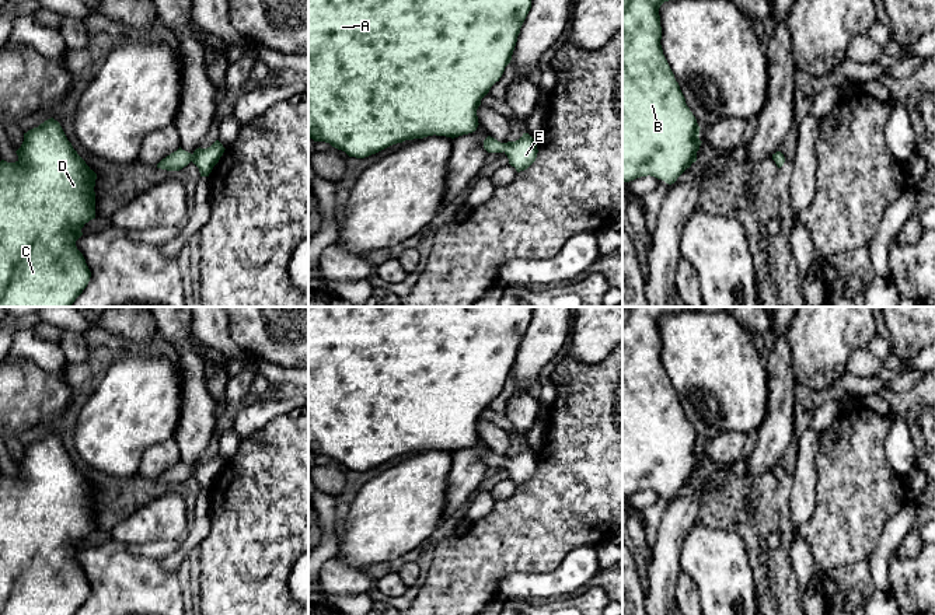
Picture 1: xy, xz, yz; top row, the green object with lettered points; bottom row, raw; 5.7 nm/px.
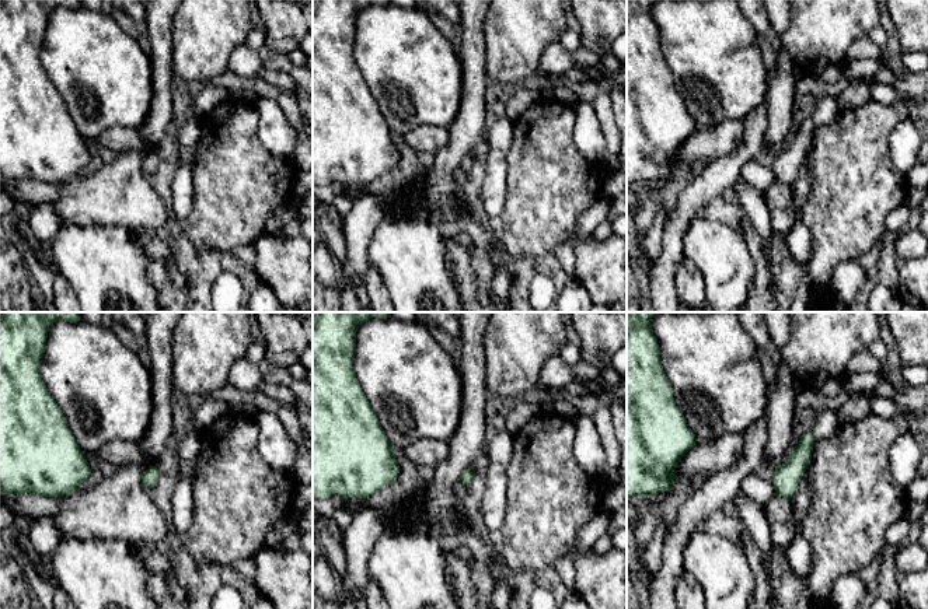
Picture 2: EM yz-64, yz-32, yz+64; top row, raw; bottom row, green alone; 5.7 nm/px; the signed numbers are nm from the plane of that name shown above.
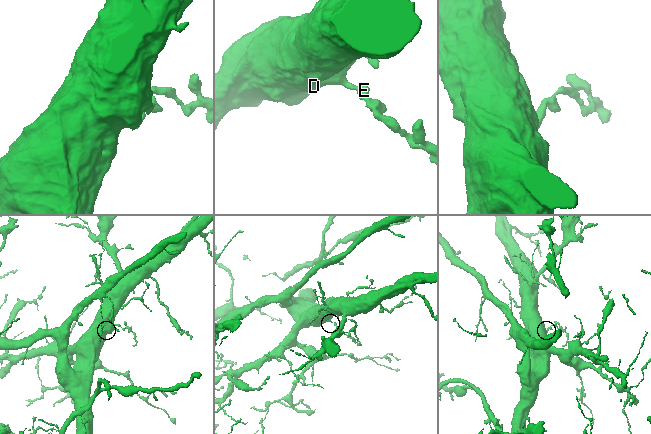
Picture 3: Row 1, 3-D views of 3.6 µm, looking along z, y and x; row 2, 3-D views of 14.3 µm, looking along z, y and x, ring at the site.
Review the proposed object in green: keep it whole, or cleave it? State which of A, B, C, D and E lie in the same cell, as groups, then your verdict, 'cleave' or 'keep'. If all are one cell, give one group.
groups A B C D E; keep

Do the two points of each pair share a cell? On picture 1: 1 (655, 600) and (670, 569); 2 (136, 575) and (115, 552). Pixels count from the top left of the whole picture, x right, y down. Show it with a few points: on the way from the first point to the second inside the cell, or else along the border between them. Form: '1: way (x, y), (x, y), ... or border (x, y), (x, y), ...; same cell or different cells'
1: way (659, 593), (663, 576); same cell
2: way (131, 569), (119, 558); same cell

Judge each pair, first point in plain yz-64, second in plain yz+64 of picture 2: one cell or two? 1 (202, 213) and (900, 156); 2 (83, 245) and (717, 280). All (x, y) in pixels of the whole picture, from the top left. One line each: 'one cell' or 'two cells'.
1: two cells
2: one cell

